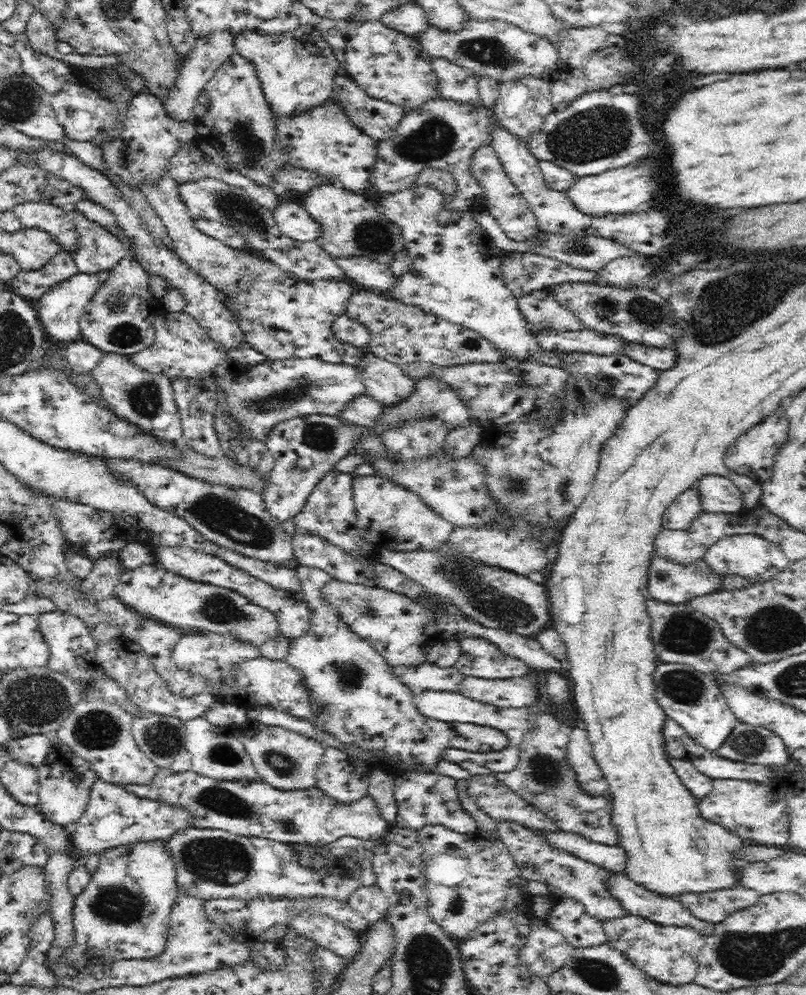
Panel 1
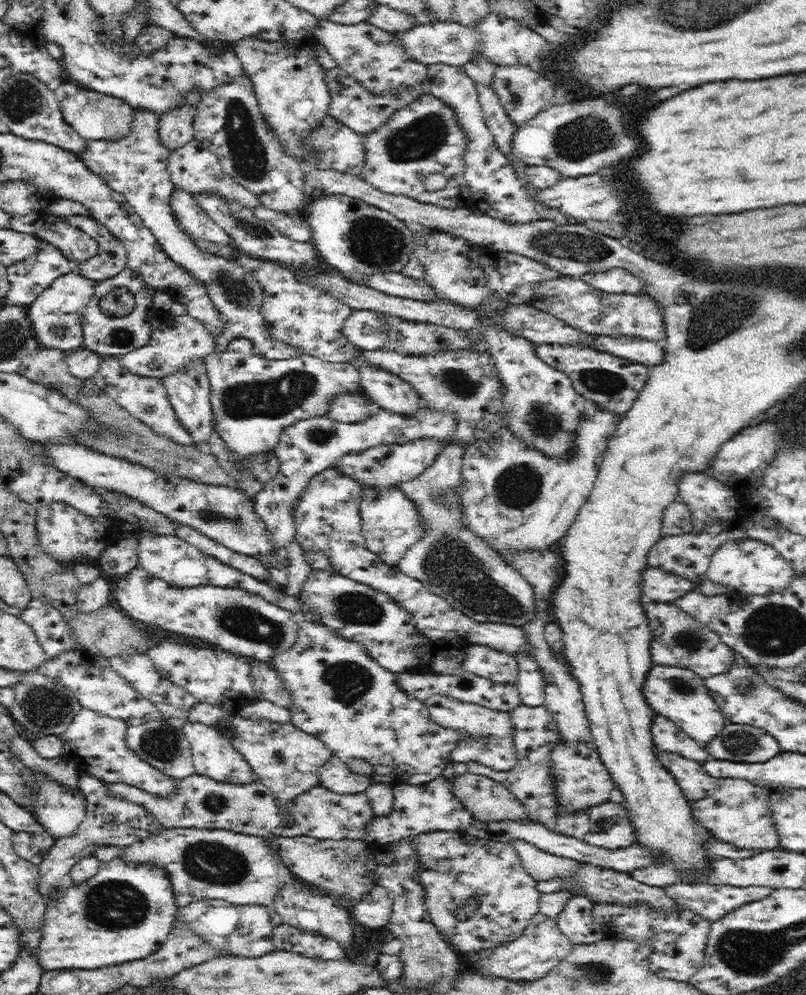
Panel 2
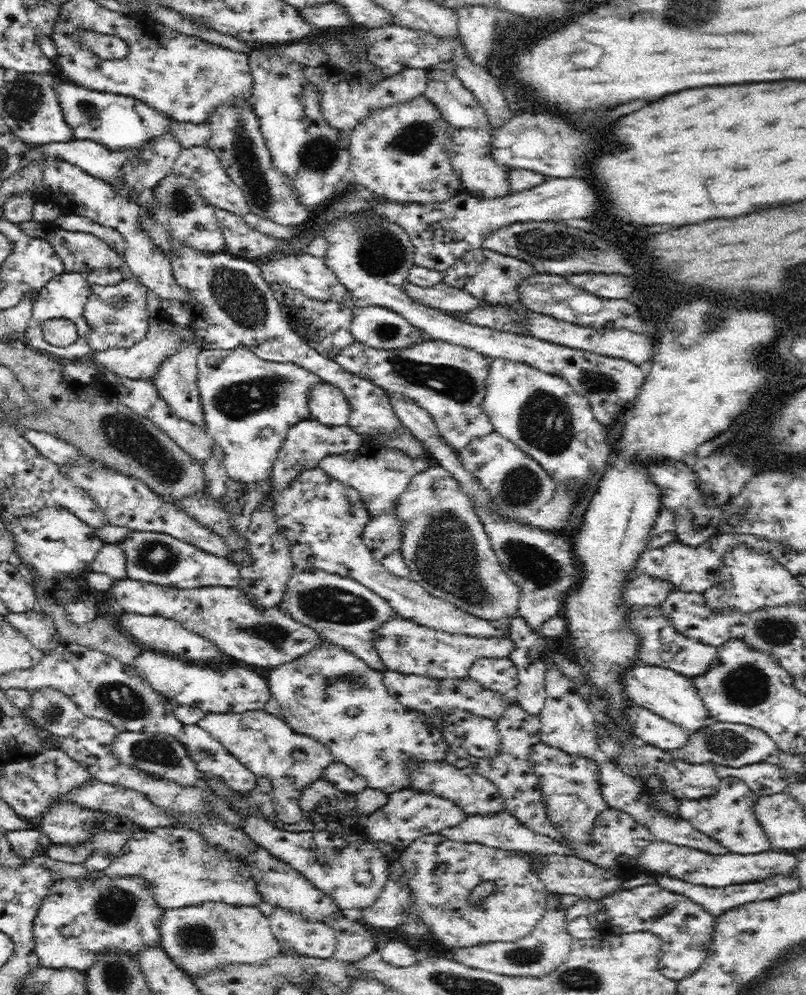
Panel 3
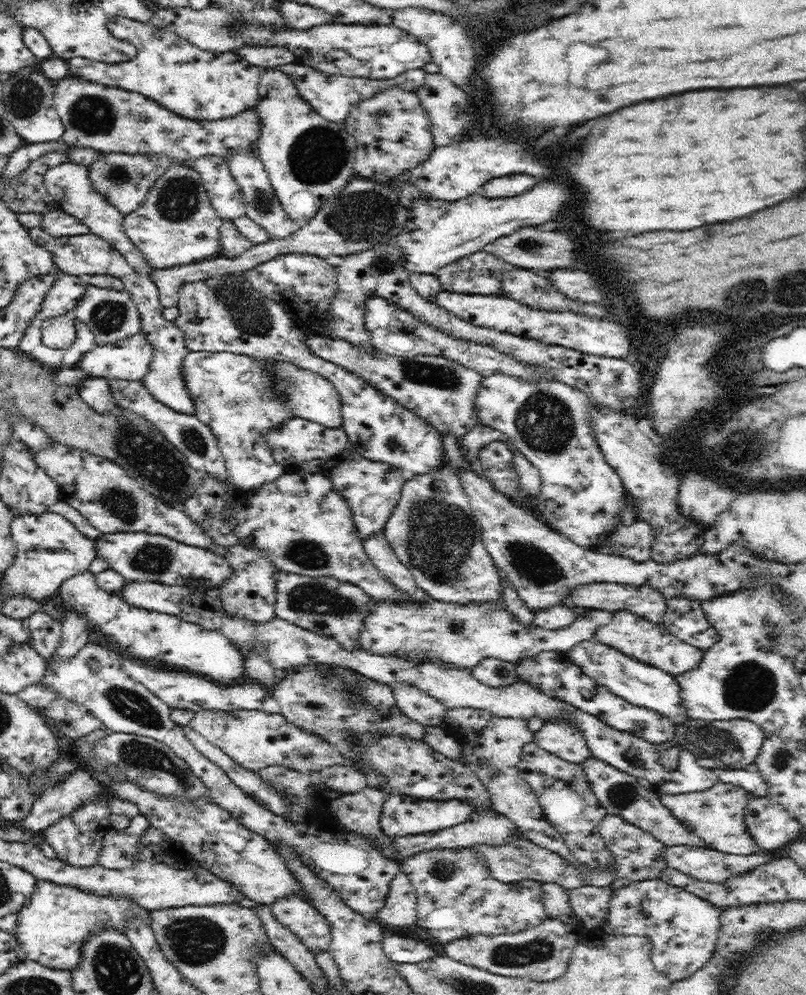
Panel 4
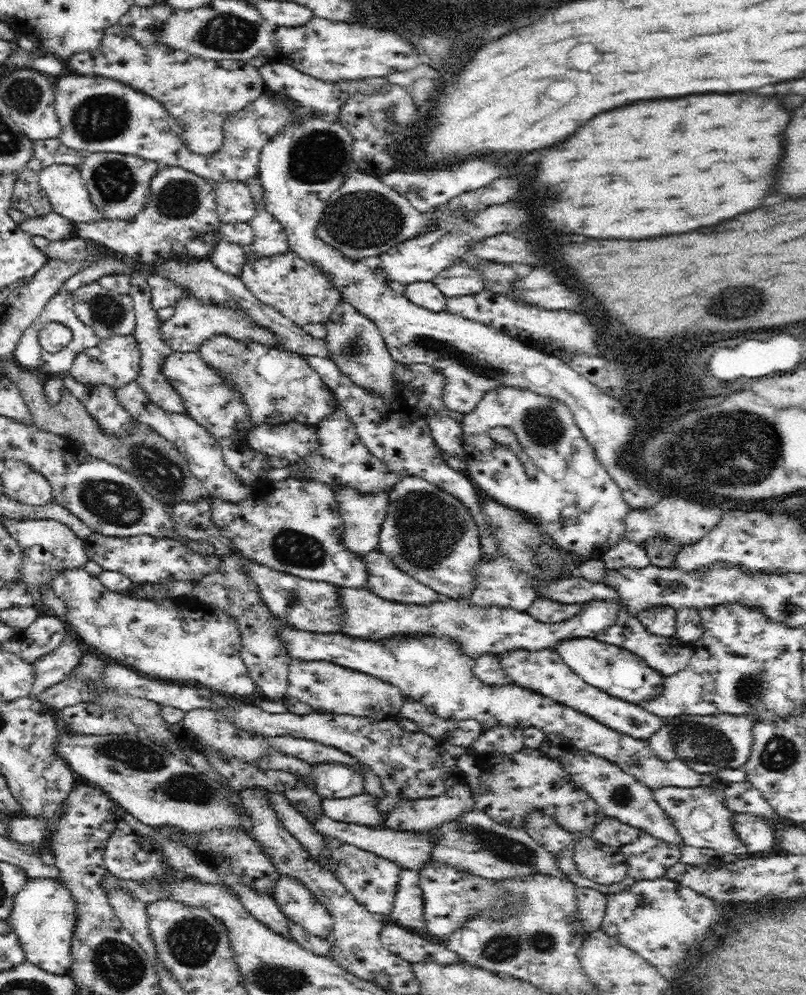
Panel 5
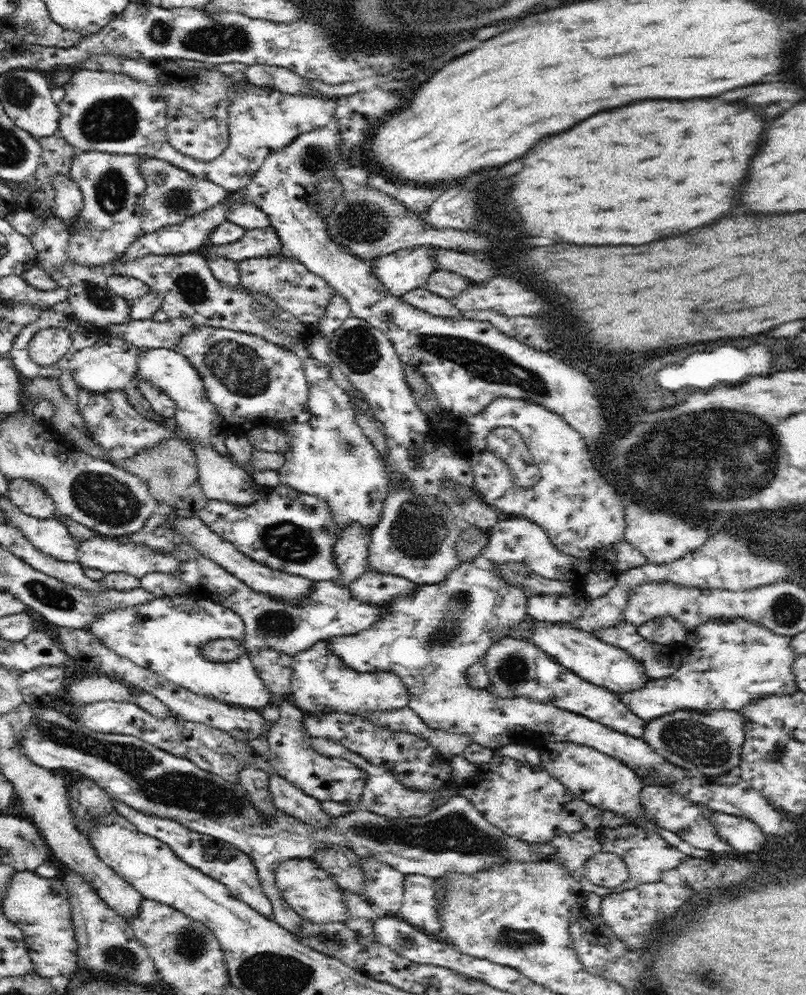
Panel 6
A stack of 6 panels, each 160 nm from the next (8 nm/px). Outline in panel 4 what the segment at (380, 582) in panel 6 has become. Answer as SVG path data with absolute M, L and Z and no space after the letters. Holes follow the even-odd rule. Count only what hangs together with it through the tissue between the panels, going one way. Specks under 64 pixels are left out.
M386 528L364 537L363 545L369 560L387 574L400 590L405 590L406 594L418 600L428 599L426 593L415 583L414 575L405 564L402 564L387 541Z

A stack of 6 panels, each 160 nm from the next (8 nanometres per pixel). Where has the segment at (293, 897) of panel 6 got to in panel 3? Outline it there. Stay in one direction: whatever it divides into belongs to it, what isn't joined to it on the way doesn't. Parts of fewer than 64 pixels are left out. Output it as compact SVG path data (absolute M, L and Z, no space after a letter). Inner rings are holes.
M275 909L269 925L283 951L316 958L336 954L335 930L327 923L307 921L290 911Z

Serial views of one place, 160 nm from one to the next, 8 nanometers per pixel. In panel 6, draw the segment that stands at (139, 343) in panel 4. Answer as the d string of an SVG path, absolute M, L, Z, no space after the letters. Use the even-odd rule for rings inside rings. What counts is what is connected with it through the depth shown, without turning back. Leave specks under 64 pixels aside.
M100 334L98 340L89 347L78 350L69 360L69 372L77 384L89 391L103 393L106 391L124 390L138 373L140 353L135 344L130 344L117 334Z

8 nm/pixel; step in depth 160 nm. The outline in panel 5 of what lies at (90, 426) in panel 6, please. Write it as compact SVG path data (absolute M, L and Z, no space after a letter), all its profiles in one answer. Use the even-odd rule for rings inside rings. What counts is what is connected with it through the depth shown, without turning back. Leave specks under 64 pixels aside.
M70 373L63 375L65 388L76 398L80 399L94 415L94 418L101 422L104 428L114 434L120 434L128 427L132 417L126 409L118 403L115 397L114 388L107 384L86 384L74 378Z

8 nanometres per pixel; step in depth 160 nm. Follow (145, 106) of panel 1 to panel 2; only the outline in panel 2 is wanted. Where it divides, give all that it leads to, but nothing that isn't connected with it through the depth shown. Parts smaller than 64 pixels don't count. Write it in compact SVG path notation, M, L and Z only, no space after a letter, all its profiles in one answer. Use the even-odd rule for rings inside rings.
M138 106L132 108L130 129L126 135L113 143L101 141L91 145L82 158L92 172L106 180L112 190L124 194L170 258L185 266L194 277L205 282L225 326L224 332L217 338L218 351L227 351L233 340L248 339L253 344L252 355L258 355L262 359L278 360L296 356L294 349L278 345L270 340L270 337L266 337L262 315L258 311L262 289L253 276L238 265L232 265L220 257L200 253L198 247L192 245L186 232L180 231L180 227L176 225L174 214L170 213L168 207L168 198L175 191L167 169L170 153L171 149L161 141L159 113L145 106Z

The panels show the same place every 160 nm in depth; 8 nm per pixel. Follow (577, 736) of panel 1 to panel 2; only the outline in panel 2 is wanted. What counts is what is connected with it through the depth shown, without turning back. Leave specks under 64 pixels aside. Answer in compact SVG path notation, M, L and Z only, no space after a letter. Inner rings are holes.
M564 740L554 747L552 758L557 791L565 810L582 810L608 801L615 784L604 770L605 767L592 745L585 740Z

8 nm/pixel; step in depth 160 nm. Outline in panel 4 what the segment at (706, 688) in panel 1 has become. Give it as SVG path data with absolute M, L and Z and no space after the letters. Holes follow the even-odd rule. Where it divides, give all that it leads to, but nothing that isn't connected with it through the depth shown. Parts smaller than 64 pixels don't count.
M590 641L579 642L573 649L569 650L569 653L572 660L578 663L592 678L628 702L652 709L654 712L672 718L672 720L678 720L678 722L685 723L690 720L688 709L683 704L685 700L683 700L682 687L676 675L626 656L602 642L598 644Z

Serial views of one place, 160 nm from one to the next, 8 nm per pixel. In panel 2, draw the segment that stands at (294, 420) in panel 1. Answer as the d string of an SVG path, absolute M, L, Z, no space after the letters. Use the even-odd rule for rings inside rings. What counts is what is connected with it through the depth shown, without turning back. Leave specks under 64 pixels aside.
M420 396L418 408L412 412L392 412L378 408L364 422L340 422L328 416L313 416L286 426L274 444L273 453L279 463L277 474L270 478L264 488L254 496L257 516L268 524L278 545L276 552L284 557L283 562L275 570L272 569L270 583L274 586L286 585L289 560L286 557L285 547L296 537L295 512L298 508L298 500L308 490L308 483L312 482L320 472L335 468L346 455L357 454L382 443L408 442L414 438L428 437L448 440L453 438L457 431L457 424L457 412L436 408Z

